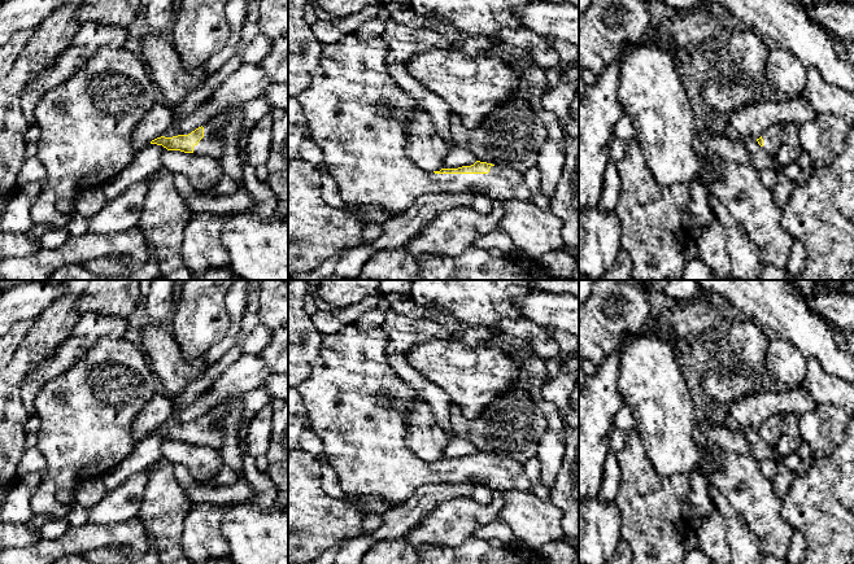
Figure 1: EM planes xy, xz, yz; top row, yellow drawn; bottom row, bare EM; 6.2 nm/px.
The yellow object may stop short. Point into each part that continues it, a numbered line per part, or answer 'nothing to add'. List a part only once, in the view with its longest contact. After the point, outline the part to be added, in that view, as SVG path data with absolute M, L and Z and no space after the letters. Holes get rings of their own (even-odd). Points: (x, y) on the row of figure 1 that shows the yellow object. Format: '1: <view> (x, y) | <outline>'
1: xz (357, 114) | M348 34L331 44L323 44L318 65L309 86L296 99L302 106L311 140L323 152L327 172L337 184L347 205L375 205L393 214L405 213L418 198L436 193L474 192L492 201L531 201L531 189L523 172L507 166L491 166L488 174L435 174L422 170L408 156L406 126L414 114L423 110L417 99L404 92L387 69L388 45L380 38L360 39Z

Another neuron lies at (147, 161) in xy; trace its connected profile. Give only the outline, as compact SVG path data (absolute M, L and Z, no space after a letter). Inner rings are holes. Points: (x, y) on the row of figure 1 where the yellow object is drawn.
M148 144L140 149L125 170L100 187L105 198L114 200L119 197L131 185L147 180L152 174L161 170L161 156L164 150L166 148L157 144Z

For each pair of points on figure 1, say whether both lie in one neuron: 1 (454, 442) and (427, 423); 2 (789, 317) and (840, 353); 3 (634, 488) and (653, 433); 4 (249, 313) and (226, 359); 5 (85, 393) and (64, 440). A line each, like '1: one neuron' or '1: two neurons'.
1: two neurons
2: one neuron
3: two neurons
4: one neuron
5: one neuron

